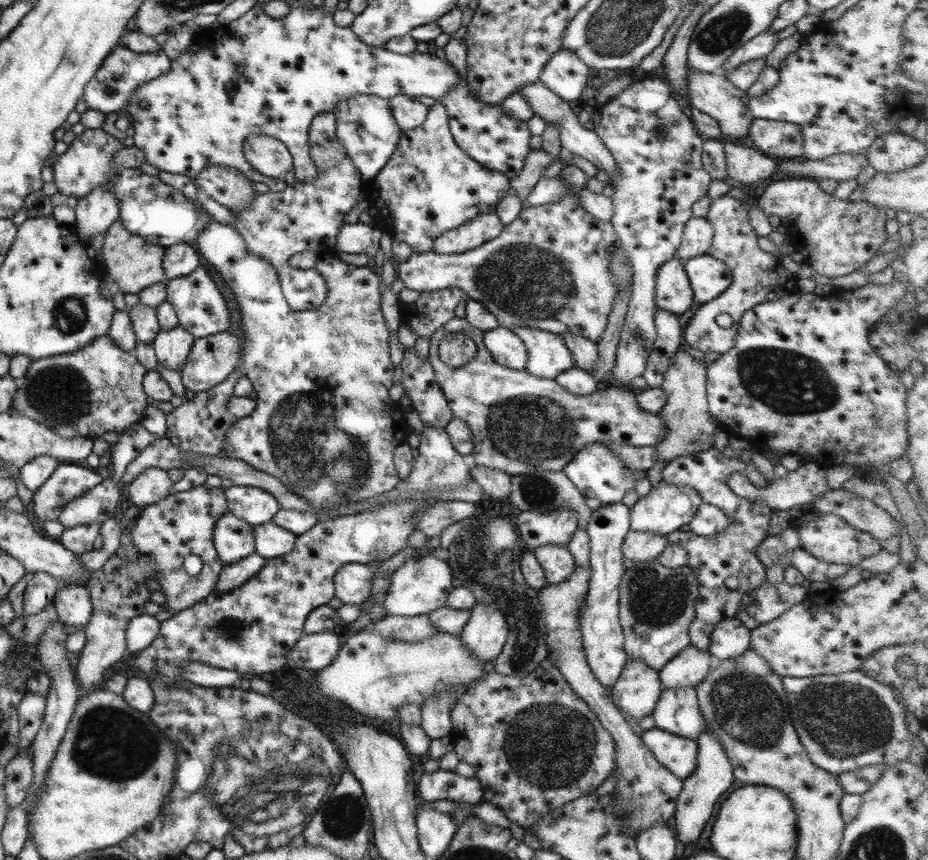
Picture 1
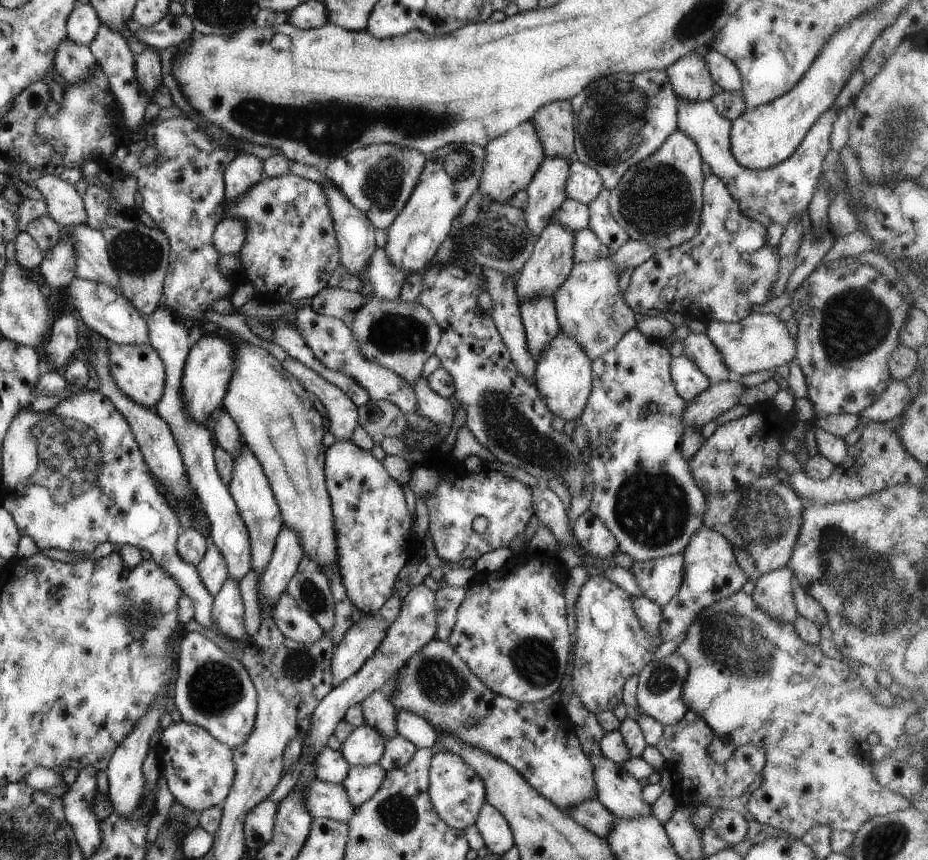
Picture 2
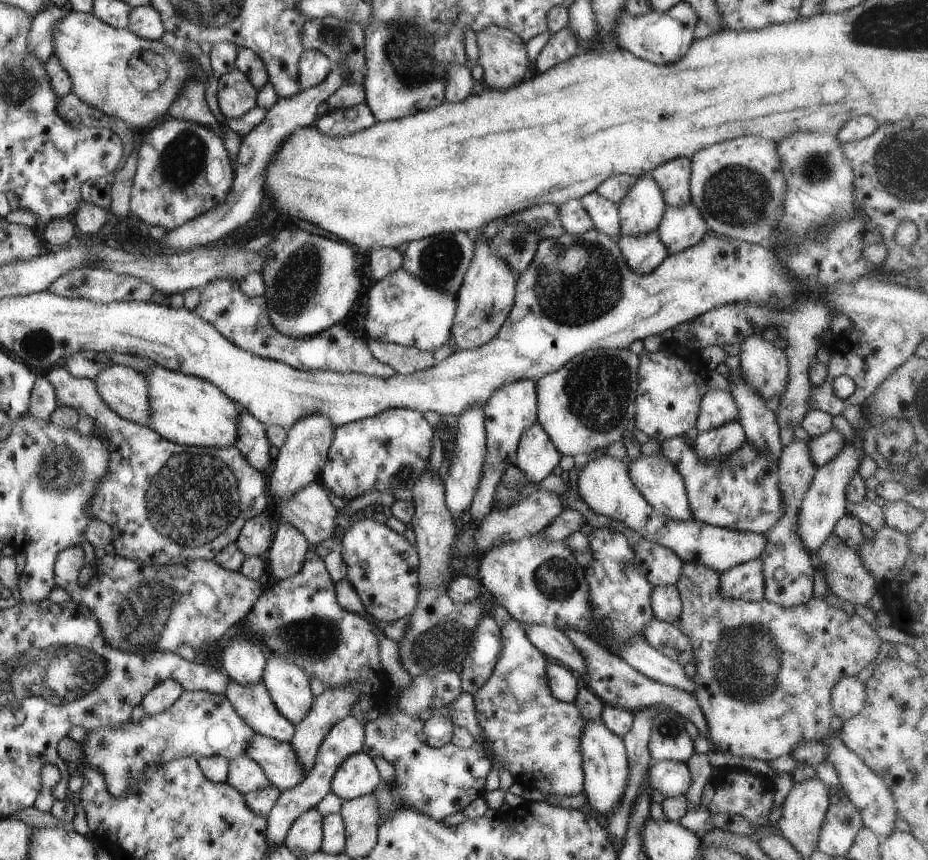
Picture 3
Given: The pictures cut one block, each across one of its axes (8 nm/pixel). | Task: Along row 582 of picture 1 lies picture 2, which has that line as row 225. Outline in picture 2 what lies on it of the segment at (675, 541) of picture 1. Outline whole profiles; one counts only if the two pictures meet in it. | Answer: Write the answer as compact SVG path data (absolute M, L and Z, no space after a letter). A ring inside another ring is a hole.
M712 173L704 178L701 194L702 206L695 234L679 246L655 251L633 270L623 292L625 304L633 313L673 311L704 322L735 323L746 317L752 306L769 300L771 286L779 274L779 256L773 246L767 246L765 226L747 218L723 181ZM724 220L734 220L737 228L729 232Z

